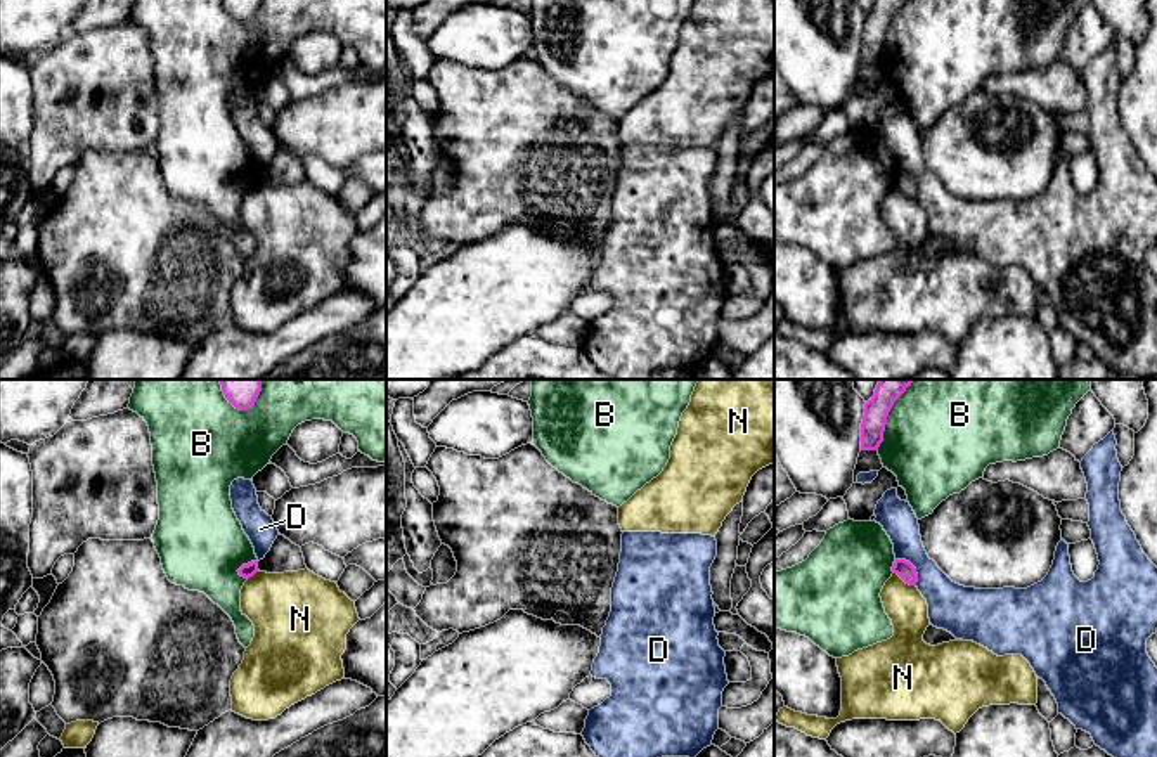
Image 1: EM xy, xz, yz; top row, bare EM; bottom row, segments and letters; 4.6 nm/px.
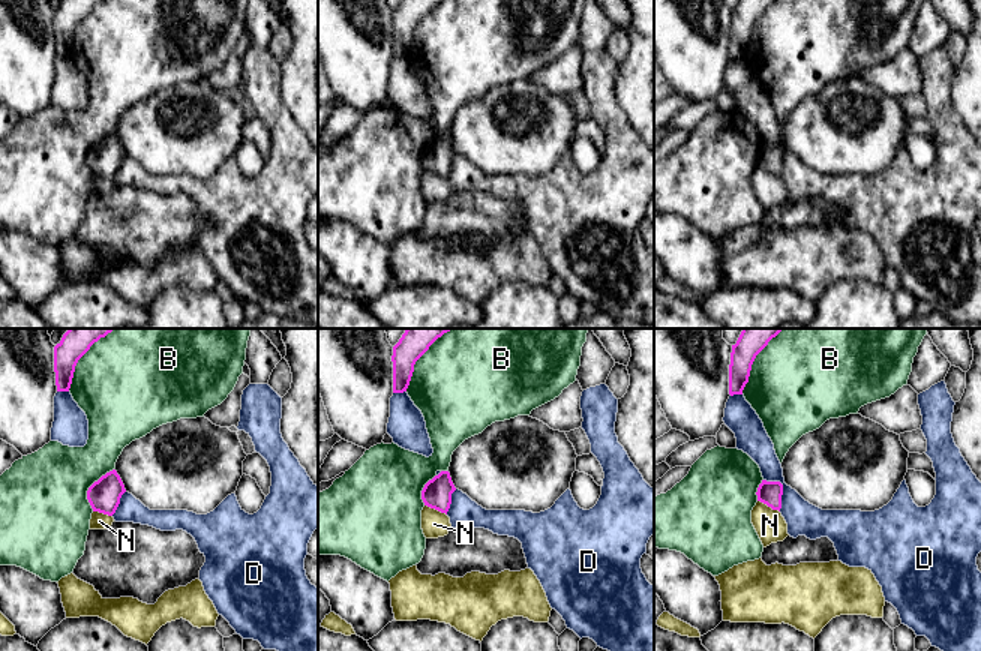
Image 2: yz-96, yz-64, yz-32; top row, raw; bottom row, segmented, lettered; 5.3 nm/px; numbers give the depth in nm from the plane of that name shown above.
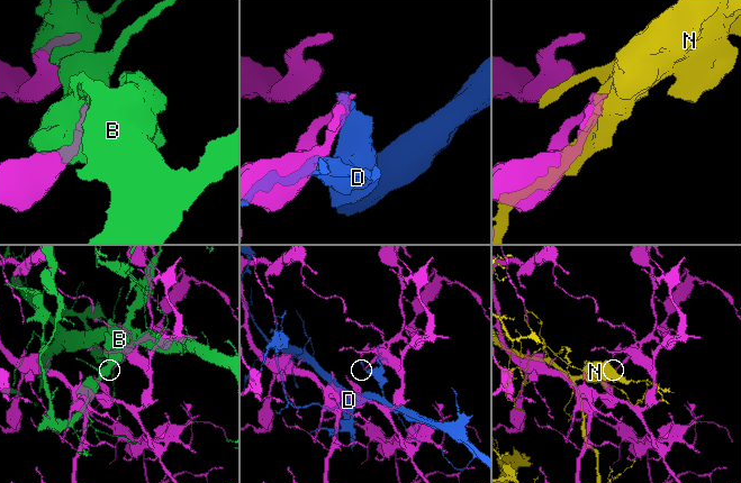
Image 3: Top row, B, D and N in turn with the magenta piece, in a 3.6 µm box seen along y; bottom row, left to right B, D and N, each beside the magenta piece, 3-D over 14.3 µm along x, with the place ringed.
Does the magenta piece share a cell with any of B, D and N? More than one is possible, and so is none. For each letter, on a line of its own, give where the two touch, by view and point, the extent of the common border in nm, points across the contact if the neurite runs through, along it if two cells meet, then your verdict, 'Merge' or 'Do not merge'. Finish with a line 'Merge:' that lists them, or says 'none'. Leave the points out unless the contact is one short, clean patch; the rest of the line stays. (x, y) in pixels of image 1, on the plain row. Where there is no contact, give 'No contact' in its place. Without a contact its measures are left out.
B: Touches magenta at yz (885, 32). Shared border 320 nm. Do not merge
D: Touches magenta at yz (913, 179). Shared border 160 nm. Do not merge
N: Touches magenta at yz (904, 193). Shared border 120 nm. Do not merge
Merge: none

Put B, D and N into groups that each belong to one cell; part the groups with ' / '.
B / D / N

